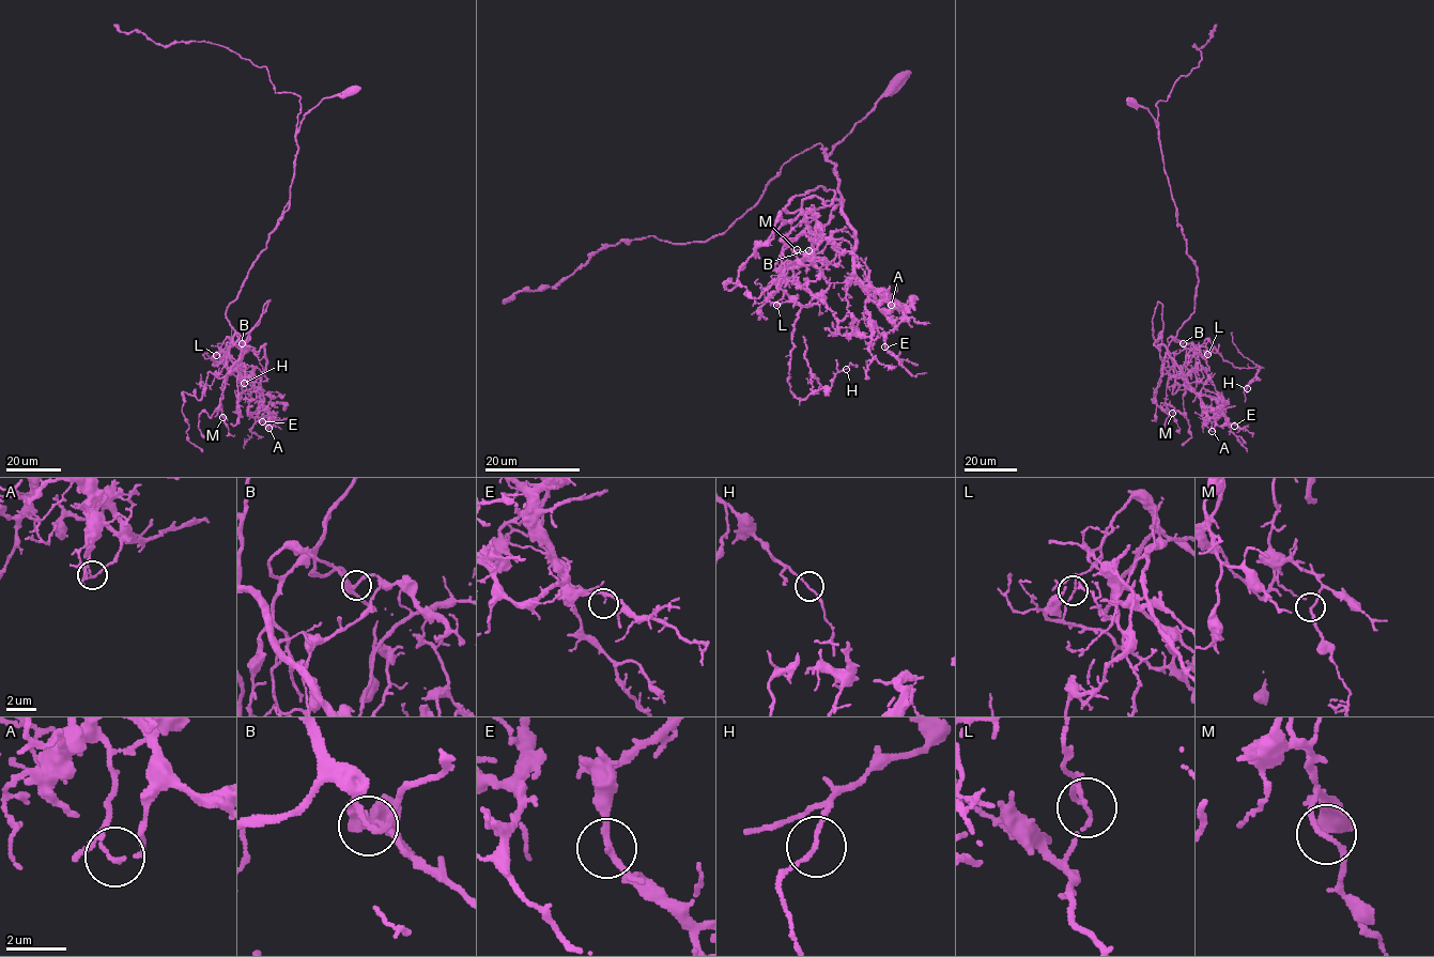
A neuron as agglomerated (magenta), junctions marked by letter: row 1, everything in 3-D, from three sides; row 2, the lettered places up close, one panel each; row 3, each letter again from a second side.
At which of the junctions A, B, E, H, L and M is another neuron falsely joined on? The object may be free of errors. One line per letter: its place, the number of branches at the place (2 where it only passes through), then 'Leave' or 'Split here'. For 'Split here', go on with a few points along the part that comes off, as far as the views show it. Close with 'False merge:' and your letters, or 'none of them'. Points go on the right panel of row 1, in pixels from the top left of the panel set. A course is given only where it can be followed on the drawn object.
A: Place: (1212, 431). Branches: 2. Leave
B: Place: (1183, 343). Branches: 2. Leave
E: Place: (1234, 426). Branches: 2. Leave
H: Place: (1247, 388). Branches: 2. Leave
L: Place: (1207, 354). Branches: 2. Split here. Course of the part to remove: (1207, 354), (1188, 383), (1153, 344), (1158, 302), (1160, 371), (1171, 368), (1173, 394), (1190, 387), (1182, 445)
M: Place: (1172, 413). Branches: 2. Leave
False merge: L

